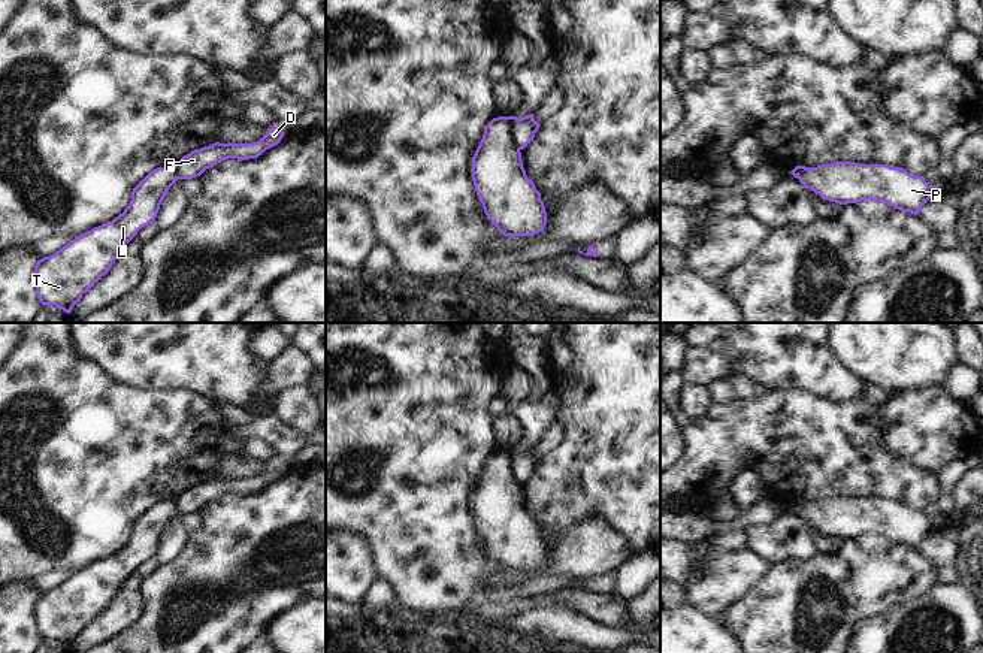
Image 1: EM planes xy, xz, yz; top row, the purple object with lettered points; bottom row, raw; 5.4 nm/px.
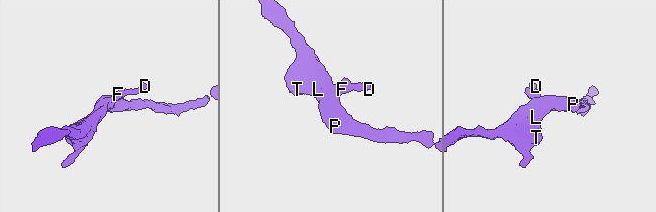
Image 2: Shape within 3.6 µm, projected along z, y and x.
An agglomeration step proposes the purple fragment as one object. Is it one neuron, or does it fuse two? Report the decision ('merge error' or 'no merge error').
merge error

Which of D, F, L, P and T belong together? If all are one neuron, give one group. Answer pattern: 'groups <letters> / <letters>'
groups D F / L P T

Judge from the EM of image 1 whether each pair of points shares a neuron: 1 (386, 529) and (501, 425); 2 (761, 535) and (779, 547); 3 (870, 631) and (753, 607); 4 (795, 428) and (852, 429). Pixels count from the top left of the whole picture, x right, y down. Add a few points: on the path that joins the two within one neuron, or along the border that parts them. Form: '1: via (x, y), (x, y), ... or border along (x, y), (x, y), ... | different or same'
1: border along (490, 417), (493, 440), (507, 450) | different
2: via (765, 540), (774, 543) | same
3: border along (888, 610), (867, 617), (852, 637) | different
4: via (808, 429), (838, 429) | same

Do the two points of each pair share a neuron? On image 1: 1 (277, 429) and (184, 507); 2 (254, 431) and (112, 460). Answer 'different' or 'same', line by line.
1: same
2: different

